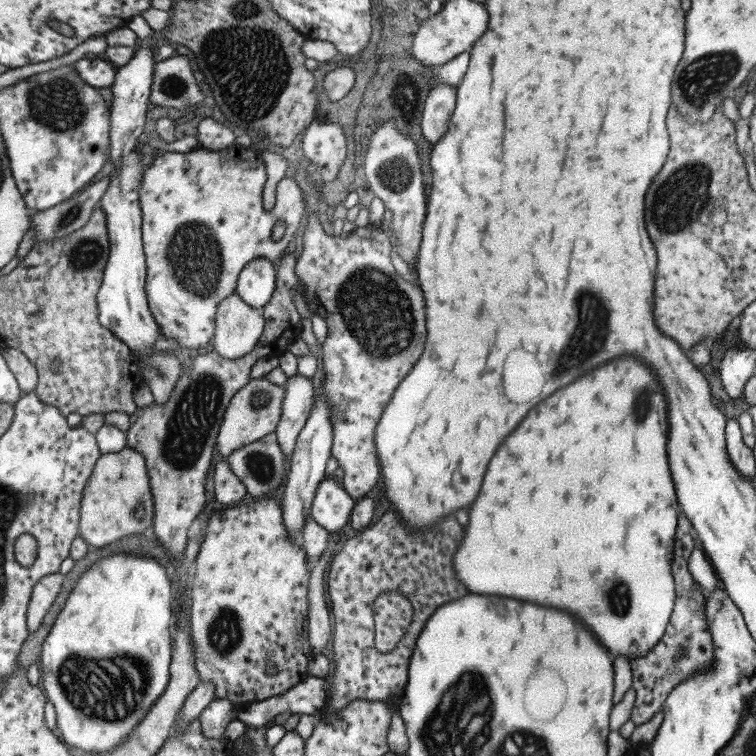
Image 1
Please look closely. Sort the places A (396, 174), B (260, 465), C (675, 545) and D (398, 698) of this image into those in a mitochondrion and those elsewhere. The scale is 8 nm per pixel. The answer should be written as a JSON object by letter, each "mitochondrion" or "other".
{"A":"mitochondrion","B":"mitochondrion","C":"other","D":"other"}

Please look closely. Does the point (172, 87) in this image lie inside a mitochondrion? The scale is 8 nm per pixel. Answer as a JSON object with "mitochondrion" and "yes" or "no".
{"mitochondrion":"yes"}

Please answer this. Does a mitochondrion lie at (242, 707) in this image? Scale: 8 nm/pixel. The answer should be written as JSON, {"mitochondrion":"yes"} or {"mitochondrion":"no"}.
{"mitochondrion":"no"}

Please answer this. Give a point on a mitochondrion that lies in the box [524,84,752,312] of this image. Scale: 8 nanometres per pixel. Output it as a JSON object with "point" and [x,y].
{"point":[678,199]}

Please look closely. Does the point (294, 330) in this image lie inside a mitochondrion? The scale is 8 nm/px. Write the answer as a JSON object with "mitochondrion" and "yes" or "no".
{"mitochondrion":"no"}

